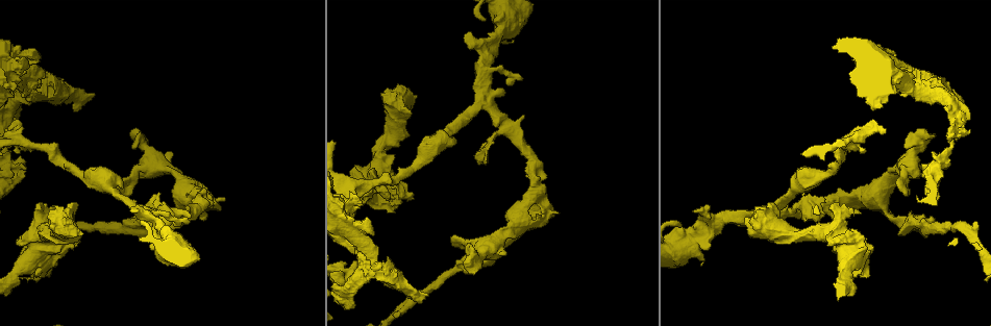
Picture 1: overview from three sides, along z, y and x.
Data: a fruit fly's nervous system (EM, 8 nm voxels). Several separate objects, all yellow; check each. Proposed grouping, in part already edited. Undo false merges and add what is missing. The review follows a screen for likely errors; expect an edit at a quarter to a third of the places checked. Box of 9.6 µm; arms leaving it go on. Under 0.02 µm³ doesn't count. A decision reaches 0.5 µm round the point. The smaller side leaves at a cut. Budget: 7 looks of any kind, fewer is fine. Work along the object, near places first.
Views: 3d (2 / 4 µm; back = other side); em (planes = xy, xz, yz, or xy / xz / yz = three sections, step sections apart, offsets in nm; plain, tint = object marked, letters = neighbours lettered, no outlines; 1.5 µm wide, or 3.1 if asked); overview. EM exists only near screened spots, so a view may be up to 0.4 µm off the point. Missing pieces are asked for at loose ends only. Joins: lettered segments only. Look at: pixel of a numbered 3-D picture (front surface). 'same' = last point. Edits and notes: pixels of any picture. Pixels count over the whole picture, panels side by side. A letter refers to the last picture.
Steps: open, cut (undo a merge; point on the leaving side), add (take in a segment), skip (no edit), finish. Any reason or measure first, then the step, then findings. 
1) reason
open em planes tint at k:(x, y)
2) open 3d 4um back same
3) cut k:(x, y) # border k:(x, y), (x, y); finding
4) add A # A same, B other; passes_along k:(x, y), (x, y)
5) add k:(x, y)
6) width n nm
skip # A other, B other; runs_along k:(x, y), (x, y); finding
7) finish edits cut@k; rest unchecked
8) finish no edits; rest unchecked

thick turns thin
open 3d 2um at 1:(385, 147)

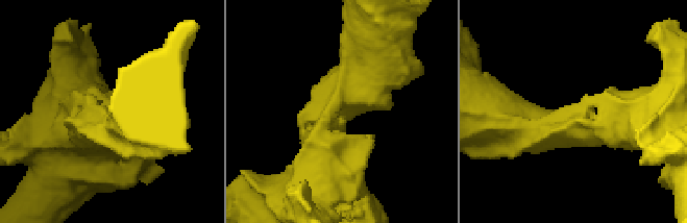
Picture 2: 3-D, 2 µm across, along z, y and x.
arm_widths 550, 600 nm; now the EM
open em xy step 8 tint at 2:(569, 132)

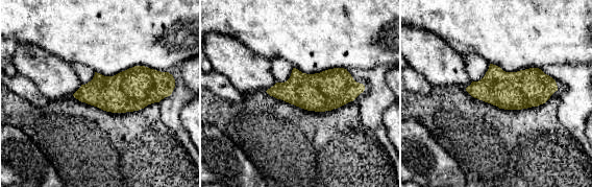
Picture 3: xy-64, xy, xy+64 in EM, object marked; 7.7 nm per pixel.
open em planes letters same

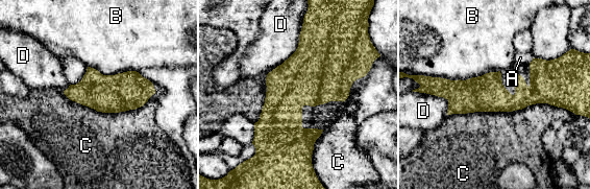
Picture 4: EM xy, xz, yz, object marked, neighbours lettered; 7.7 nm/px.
skip # A other, B other, C other, D other; runs_along 4:(436, 91), (561, 101); all the same neuron

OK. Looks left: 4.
calibre changes
open em yz step 4 tint at 1:(843, 271)

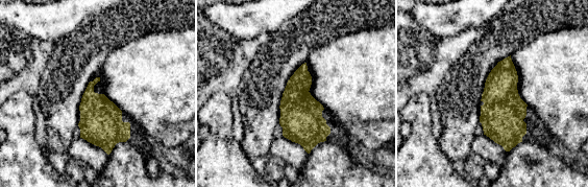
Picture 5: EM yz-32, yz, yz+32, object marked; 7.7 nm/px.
cut it another way
open em planes letters same

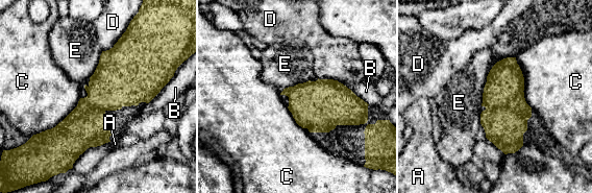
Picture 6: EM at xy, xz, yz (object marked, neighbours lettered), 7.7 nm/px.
width 400 nm
skip # A other, B other, C other, D other, E other; border 6:(184, 59), (170, 80), (148, 103); all the same neuron

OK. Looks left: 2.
an open end
open em xy step 8 plain at 1:(427, 296)

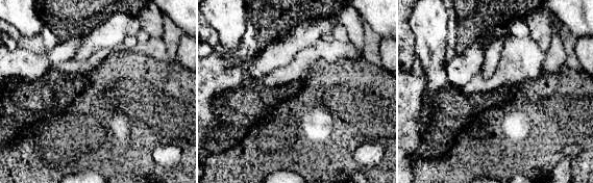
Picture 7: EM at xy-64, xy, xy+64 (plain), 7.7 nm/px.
see the neighbours
open em xy step 8 letters same

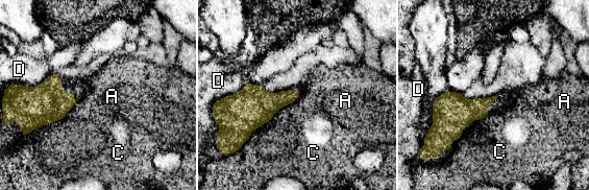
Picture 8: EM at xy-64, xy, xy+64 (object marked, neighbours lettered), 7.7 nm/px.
skip # A other, C other, D other; border 8:(299, 96), (281, 107), (270, 119); no lettered segment goes on from it

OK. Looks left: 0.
finish no edits; rest unchecked

